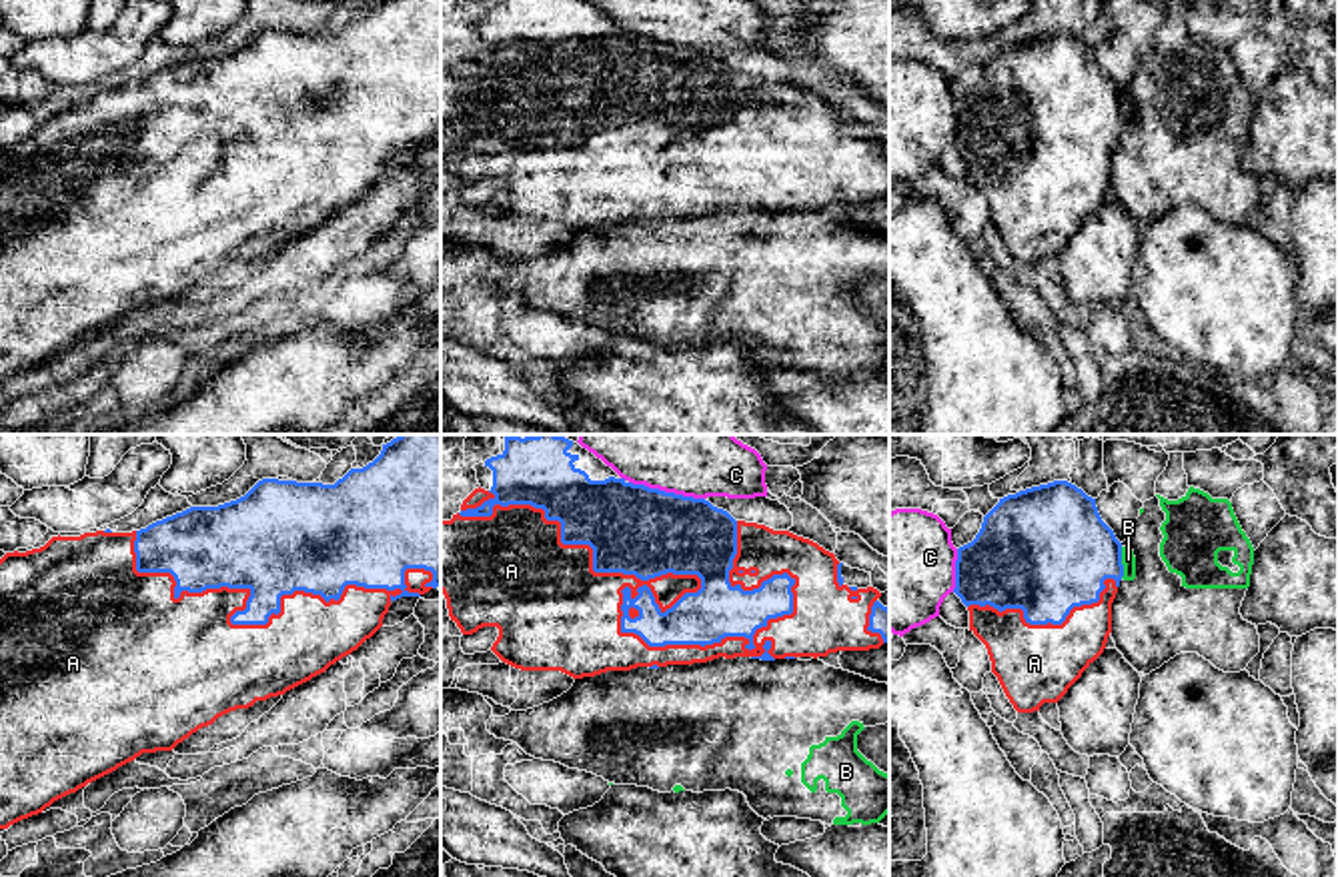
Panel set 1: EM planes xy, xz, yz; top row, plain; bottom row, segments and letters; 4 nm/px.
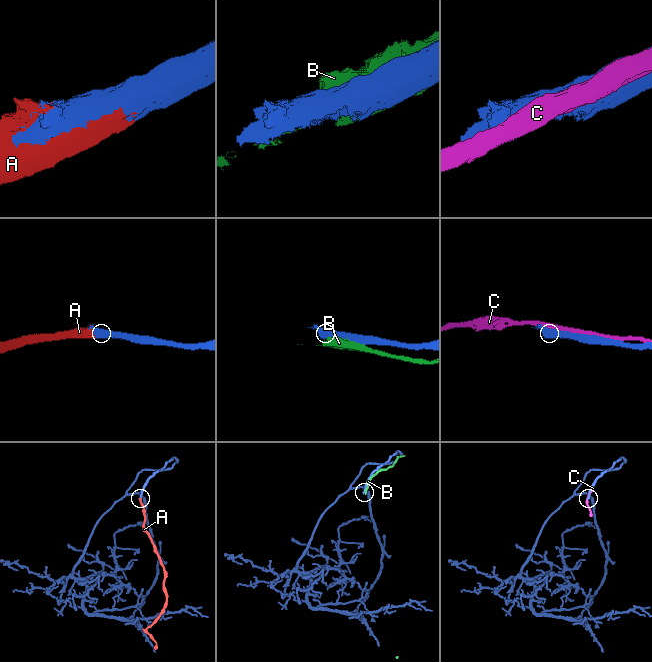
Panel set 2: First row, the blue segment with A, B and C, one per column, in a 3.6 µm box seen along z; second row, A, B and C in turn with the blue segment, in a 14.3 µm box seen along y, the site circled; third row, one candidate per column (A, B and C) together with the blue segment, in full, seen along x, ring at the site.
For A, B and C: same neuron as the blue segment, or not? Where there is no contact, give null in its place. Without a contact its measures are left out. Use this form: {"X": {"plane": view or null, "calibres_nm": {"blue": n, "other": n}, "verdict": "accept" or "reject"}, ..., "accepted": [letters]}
{"A": {"plane": "xz", "calibres_nm": {"blue": 360, "other": 340}, "verdict": "accept"}, "B": {"plane": "yz", "calibres_nm": {"blue": 420, "other": 60}, "verdict": "reject"}, "C": {"plane": "xz", "calibres_nm": {"blue": 360, "other": 200}, "verdict": "reject"}, "accepted": ["A"]}

